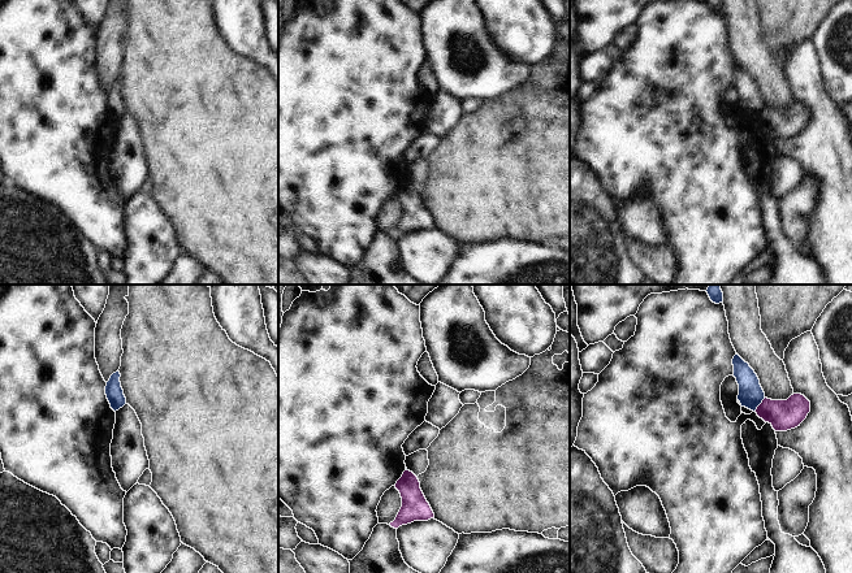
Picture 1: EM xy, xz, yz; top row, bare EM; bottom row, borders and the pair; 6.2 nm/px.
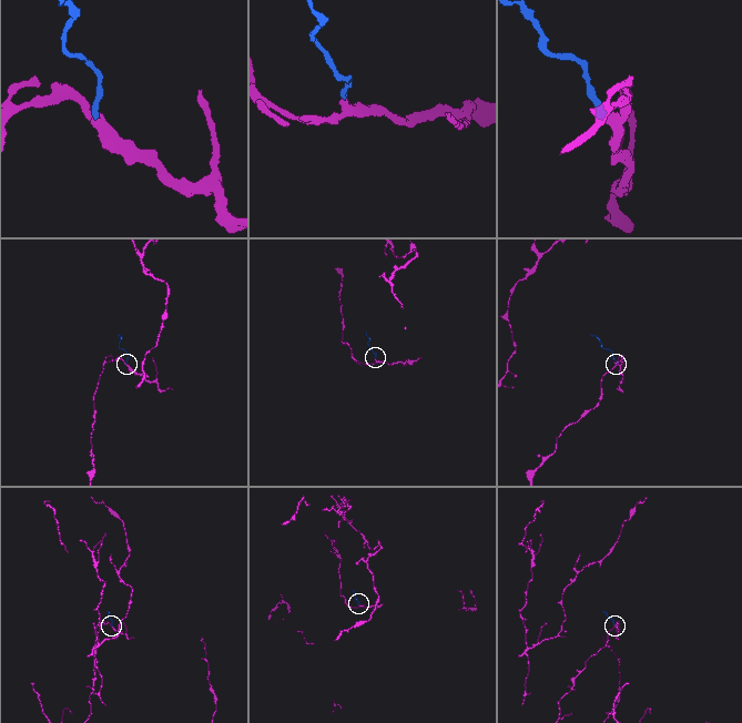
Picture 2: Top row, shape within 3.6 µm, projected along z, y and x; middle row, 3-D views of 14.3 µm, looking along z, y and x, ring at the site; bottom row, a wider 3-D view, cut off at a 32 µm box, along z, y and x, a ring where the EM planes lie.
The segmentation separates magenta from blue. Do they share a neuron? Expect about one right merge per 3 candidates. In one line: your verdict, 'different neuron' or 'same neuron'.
different neuron

